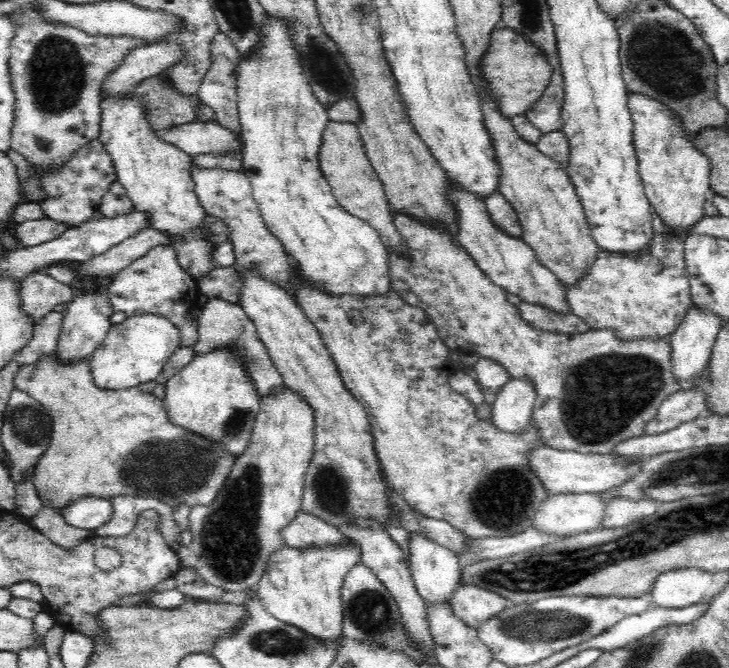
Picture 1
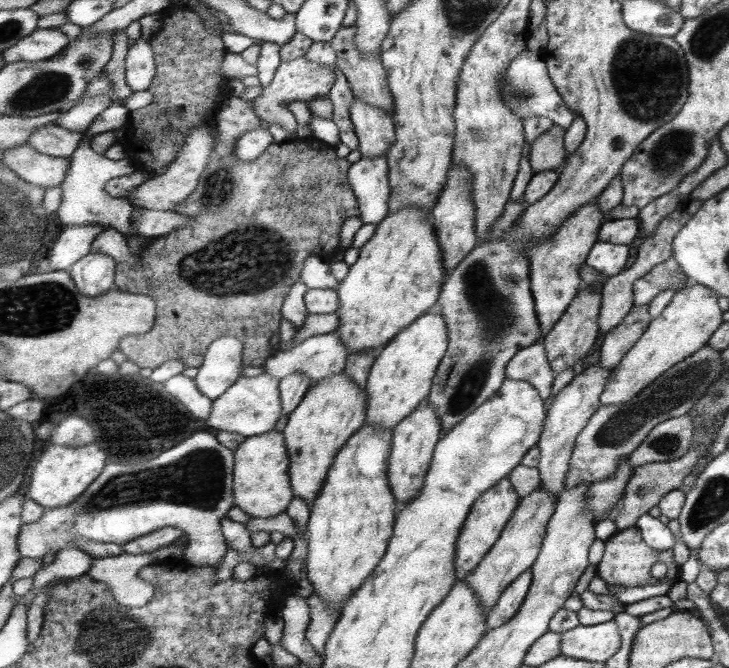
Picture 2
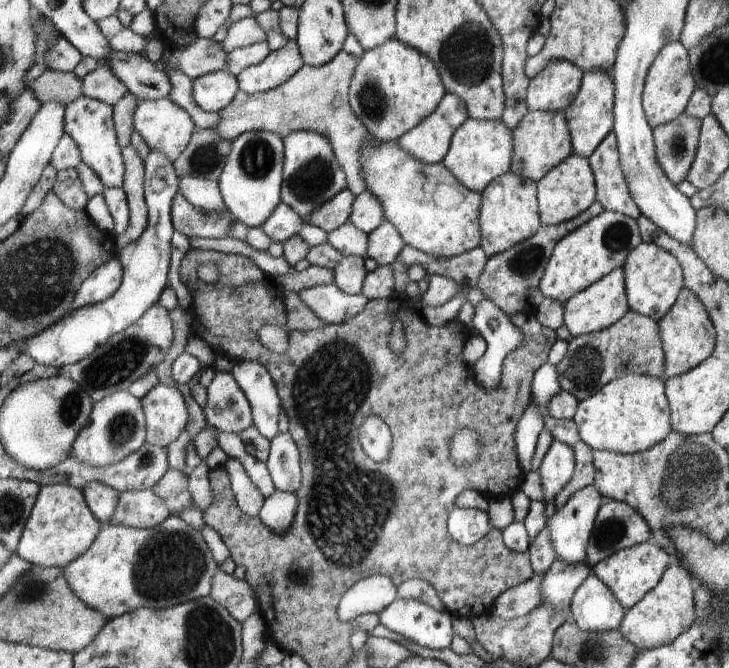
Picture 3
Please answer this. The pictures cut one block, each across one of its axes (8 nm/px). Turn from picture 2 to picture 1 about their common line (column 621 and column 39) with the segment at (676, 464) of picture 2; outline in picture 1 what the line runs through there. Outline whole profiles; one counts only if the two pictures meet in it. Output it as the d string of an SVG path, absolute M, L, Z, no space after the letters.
M43 500L39 502L40 510L28 522L42 531L56 545L71 551L74 550L74 546L94 536L93 529L74 529L64 521L61 513L54 506L47 505Z

